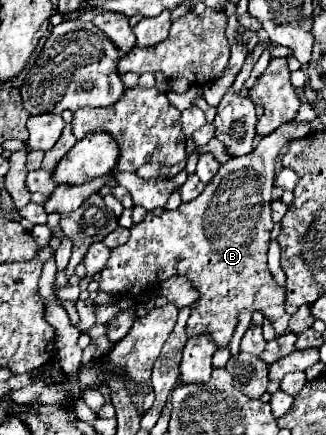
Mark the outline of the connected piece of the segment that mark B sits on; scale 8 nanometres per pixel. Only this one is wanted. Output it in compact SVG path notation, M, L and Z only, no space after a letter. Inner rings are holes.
M287 122L287 124L279 126L277 130L273 130L269 136L263 136L263 138L259 140L259 144L257 144L249 154L229 158L229 162L225 162L225 164L217 170L217 174L213 176L213 180L205 186L205 190L203 190L195 200L191 200L191 202L183 202L177 210L155 208L153 212L147 212L147 216L145 216L139 224L133 224L133 226L131 226L129 242L111 250L109 262L107 262L105 268L101 270L99 290L101 290L101 292L107 292L107 294L113 294L113 296L125 296L125 294L129 294L131 298L139 300L139 298L143 298L145 294L149 294L153 288L157 288L161 282L165 282L165 280L169 280L169 278L173 278L173 276L185 276L185 278L193 284L193 288L199 292L197 302L191 304L191 316L189 316L189 320L187 320L187 336L189 336L189 338L199 336L199 334L207 334L207 336L211 336L211 340L217 344L217 348L225 348L225 346L229 344L229 340L231 340L235 328L237 328L239 314L241 314L243 310L249 310L249 312L255 312L255 310L257 310L257 312L261 312L267 320L271 320L275 332L277 332L277 334L283 334L283 332L287 330L287 324L289 324L289 318L291 318L291 316L285 312L285 304L283 304L285 292L277 286L277 282L273 280L273 276L271 276L271 272L269 272L269 268L267 268L269 232L271 232L271 228L273 228L273 220L271 220L271 188L273 188L273 178L275 178L275 160L277 160L281 148L283 148L285 144L289 144L291 140L295 140L295 138L303 138L305 134L309 134L309 122L299 122L299 124L291 124L291 122Z

